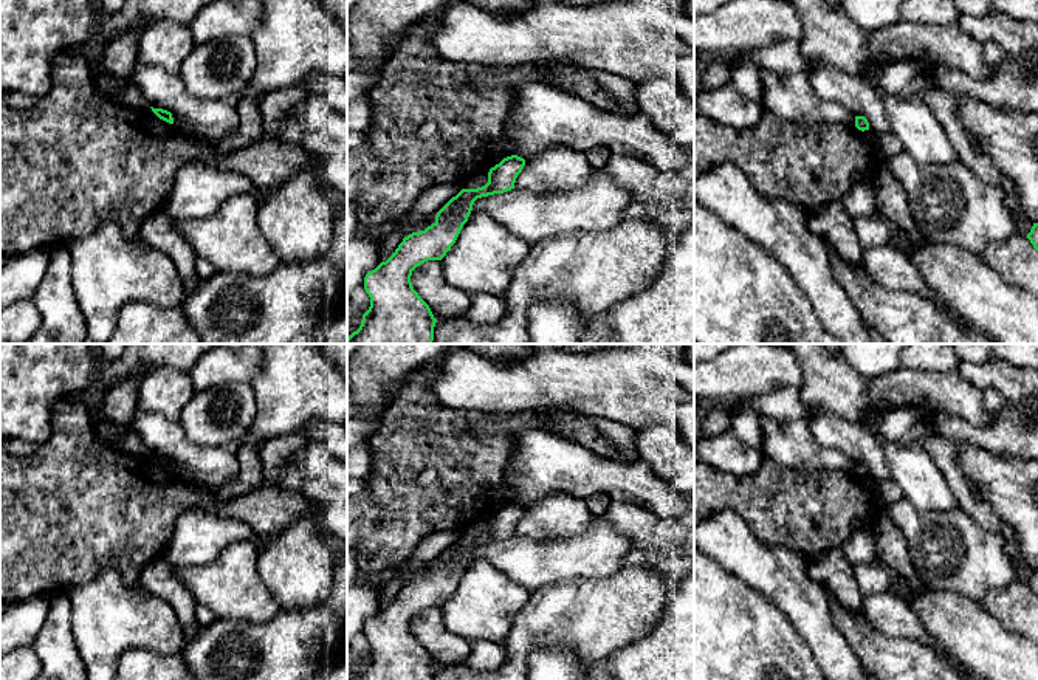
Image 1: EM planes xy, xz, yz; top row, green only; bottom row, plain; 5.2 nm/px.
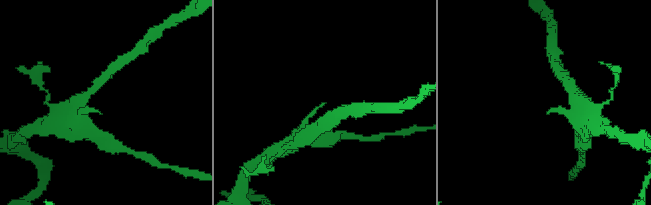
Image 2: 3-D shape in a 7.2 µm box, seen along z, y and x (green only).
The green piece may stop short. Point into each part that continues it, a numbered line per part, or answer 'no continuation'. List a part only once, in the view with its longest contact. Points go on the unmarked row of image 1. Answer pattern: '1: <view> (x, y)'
no continuation

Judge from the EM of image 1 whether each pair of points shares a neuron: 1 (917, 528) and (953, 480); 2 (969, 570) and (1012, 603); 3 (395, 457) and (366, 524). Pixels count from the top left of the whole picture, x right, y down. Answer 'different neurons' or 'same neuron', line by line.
1: different neurons
2: different neurons
3: same neuron

